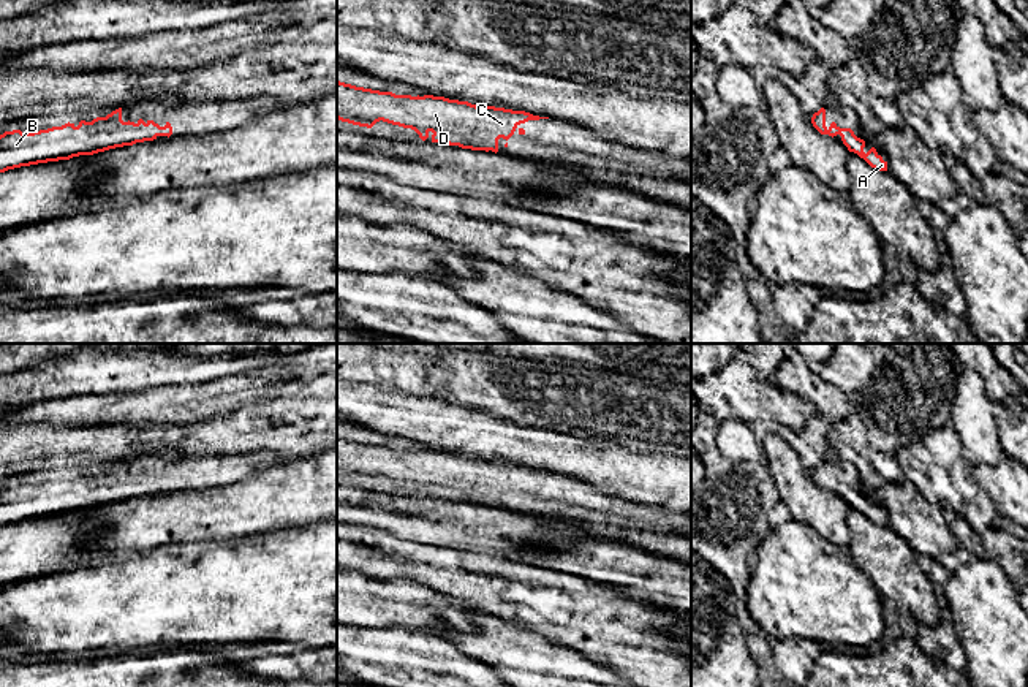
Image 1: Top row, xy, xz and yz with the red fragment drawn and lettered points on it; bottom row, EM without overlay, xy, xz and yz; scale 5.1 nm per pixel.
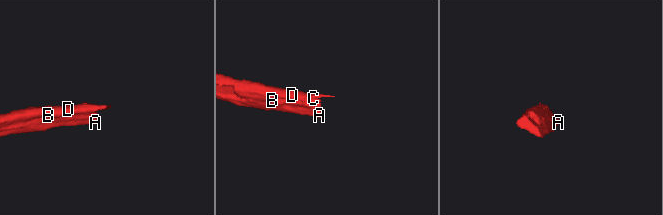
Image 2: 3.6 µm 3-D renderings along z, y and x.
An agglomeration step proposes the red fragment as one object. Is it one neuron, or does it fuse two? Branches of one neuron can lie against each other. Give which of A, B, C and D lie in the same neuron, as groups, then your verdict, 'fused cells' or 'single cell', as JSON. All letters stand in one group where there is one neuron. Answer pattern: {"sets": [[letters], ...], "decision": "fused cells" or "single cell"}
{"sets": [["A", "B", "C", "D"]], "decision": "single cell"}

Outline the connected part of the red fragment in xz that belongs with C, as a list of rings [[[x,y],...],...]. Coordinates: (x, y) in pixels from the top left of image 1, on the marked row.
[[[337,81],[337,119],[367,128],[383,120],[414,130],[422,141],[430,136],[432,142],[459,146],[471,150],[492,150],[497,154],[500,138],[508,141],[516,130],[519,135],[525,135],[525,130],[519,127],[520,123],[549,117],[495,106],[476,106],[468,101],[449,100],[444,97],[395,95],[392,92],[380,92]]]

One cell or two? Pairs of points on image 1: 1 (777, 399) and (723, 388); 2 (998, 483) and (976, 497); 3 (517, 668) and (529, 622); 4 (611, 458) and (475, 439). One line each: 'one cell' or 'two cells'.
1: one cell
2: two cells
3: two cells
4: one cell

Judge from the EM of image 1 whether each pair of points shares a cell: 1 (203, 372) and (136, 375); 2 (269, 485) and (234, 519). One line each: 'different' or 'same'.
1: same
2: same

